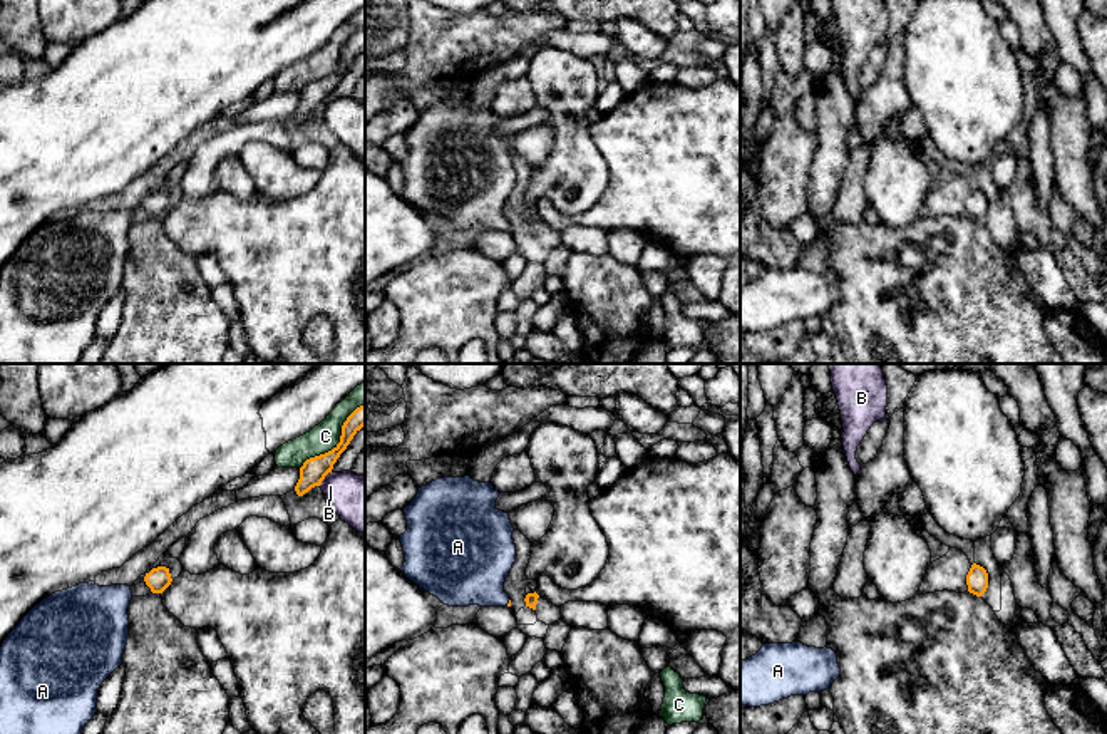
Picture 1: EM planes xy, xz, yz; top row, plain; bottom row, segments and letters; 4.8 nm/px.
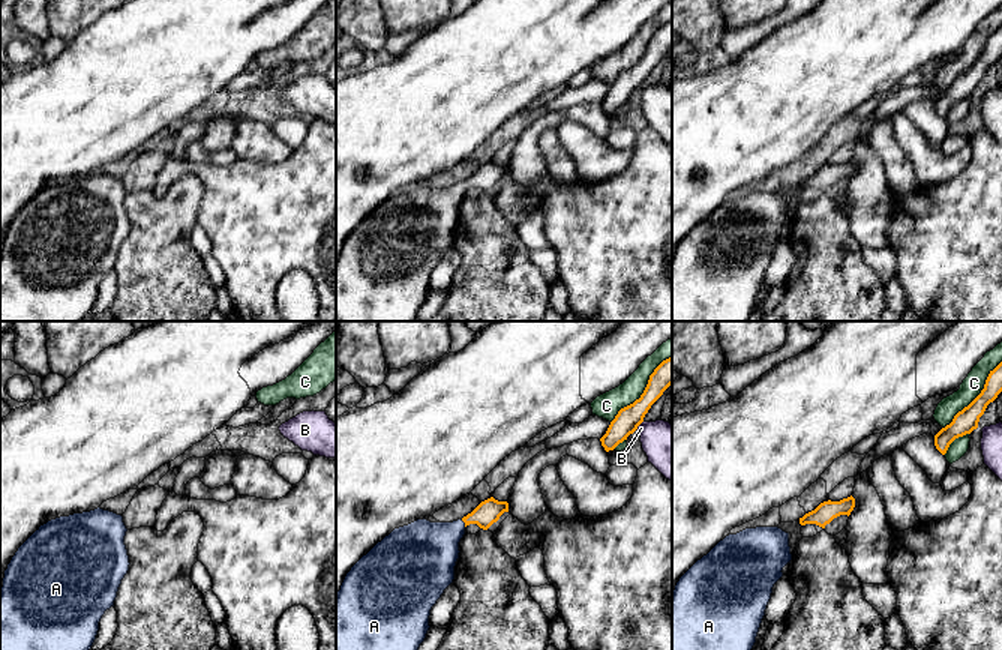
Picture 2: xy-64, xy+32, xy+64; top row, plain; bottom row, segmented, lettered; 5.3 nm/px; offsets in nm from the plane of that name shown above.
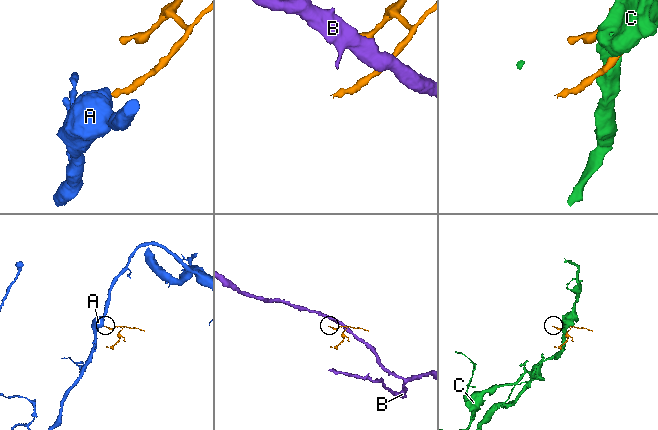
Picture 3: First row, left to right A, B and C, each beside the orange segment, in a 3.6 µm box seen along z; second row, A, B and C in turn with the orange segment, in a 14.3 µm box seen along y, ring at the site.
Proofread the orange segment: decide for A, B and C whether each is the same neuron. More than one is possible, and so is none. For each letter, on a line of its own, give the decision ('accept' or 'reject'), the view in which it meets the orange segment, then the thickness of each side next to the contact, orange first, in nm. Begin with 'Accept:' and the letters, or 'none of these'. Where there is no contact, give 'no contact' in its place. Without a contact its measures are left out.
Accept: A
A: accept; meets orange in xz; 20 nm thick on the orange side, 360 nm on the other
B: reject; meets orange in xy; 120 nm thick on the orange side, 260 nm on the other
C: reject; meets orange in xy; 120 nm thick on the orange side, 140 nm on the other

